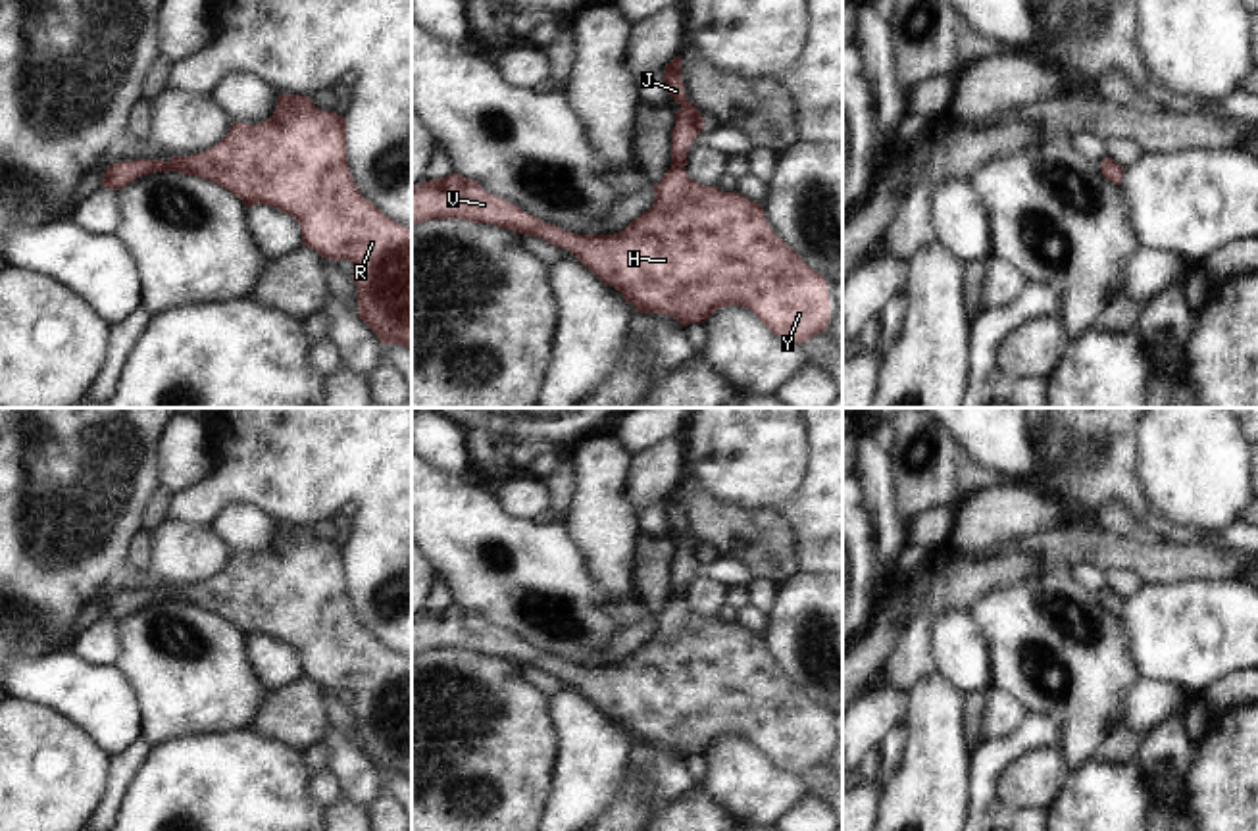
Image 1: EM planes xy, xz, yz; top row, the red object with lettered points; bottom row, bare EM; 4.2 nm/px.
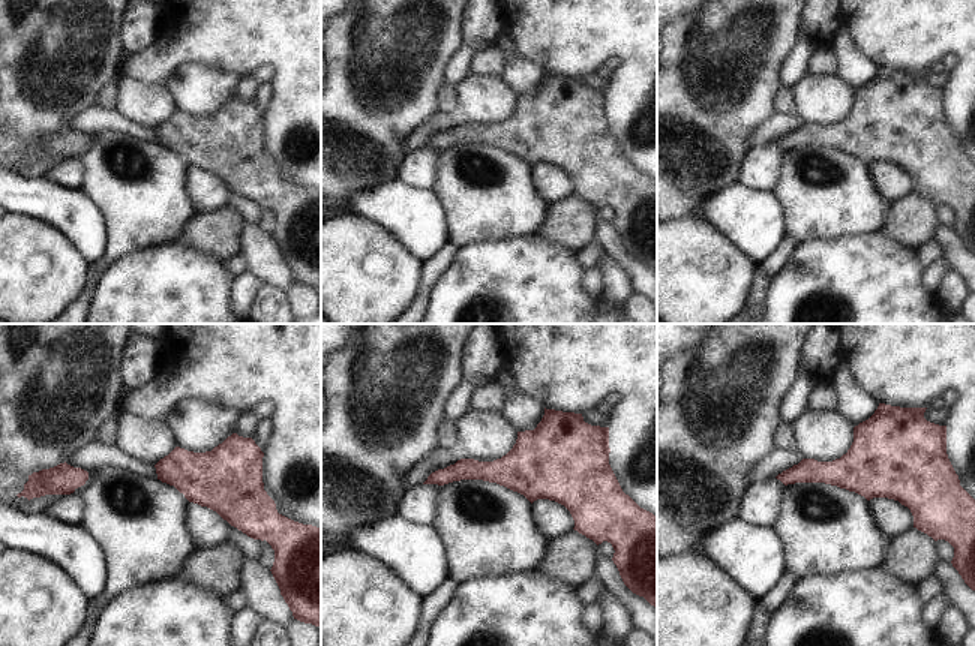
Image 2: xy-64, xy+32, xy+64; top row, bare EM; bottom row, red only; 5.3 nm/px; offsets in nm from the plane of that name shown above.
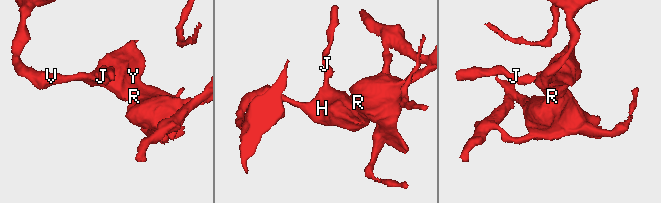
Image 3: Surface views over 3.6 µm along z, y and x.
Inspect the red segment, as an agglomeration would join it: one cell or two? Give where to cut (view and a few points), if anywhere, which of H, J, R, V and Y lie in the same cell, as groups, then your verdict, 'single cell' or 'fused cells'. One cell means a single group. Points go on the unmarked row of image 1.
no cut; H J R V Y; single cell

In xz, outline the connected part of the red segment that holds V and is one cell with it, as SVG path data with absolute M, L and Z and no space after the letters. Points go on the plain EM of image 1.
M681 489L664 498L667 525L681 537L671 562L671 598L654 616L654 635L614 666L573 666L525 644L516 635L481 619L477 612L450 604L412 619L412 658L427 650L491 654L539 667L569 681L604 716L614 718L642 744L666 744L683 758L704 754L717 739L748 739L775 768L802 775L829 756L825 708L808 698L769 658L764 637L739 623L698 616L685 602L687 581L704 560L698 541L681 514Z

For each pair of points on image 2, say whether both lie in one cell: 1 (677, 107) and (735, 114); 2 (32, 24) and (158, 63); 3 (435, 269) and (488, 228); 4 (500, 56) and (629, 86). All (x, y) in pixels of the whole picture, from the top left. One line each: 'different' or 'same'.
1: same
2: different
3: same
4: same

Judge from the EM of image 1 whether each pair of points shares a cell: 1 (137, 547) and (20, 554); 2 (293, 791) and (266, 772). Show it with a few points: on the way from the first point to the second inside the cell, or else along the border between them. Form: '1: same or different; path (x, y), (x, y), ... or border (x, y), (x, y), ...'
1: different; border (141, 529), (129, 545), (125, 562)
2: same; path (287, 791), (272, 778)

